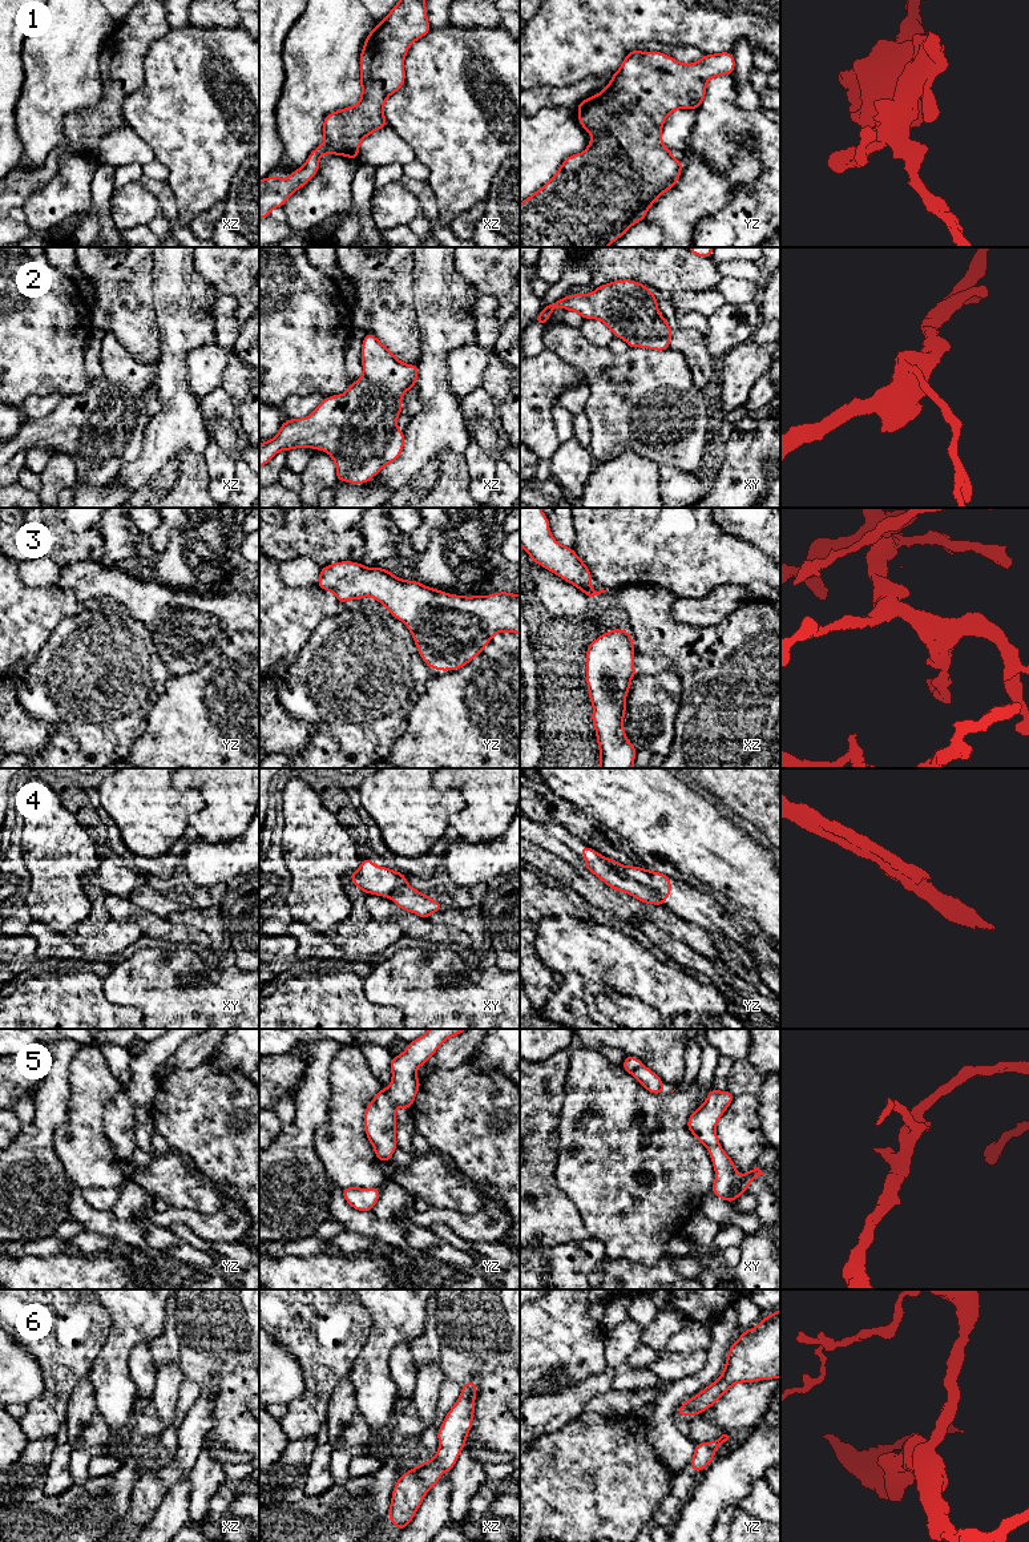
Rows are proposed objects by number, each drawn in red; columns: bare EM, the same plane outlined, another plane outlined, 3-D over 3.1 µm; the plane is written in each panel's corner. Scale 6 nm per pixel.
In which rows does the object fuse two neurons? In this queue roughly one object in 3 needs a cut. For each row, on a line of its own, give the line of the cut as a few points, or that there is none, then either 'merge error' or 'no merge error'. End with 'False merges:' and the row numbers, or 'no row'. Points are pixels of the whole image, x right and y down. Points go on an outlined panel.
1: cut none; no merge error
2: cut none; no merge error
3: cut none; no merge error
4: cut yz (606, 859), (613, 867), (648, 885), (662, 903); merge error
5: cut none; no merge error
6: cut none; no merge error
False merges: 4

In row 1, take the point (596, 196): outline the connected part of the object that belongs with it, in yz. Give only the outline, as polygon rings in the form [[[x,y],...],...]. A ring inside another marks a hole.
[[[631,51],[622,61],[620,69],[612,76],[608,86],[577,105],[581,126],[592,134],[589,146],[578,154],[569,156],[557,173],[534,194],[520,203],[520,247],[606,247],[621,238],[634,223],[643,221],[647,210],[659,195],[670,190],[679,179],[683,162],[677,161],[662,142],[662,126],[666,117],[677,109],[698,109],[706,96],[706,85],[710,78],[733,74],[735,60],[731,52],[703,55],[693,64],[683,64],[662,52]]]

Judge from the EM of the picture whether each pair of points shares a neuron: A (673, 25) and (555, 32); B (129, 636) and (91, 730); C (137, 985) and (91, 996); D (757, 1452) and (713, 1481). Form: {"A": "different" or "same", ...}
{"A": "same", "B": "same", "C": "different", "D": "same"}

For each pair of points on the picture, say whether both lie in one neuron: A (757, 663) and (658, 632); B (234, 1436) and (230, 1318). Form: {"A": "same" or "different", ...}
{"A": "same", "B": "same"}

